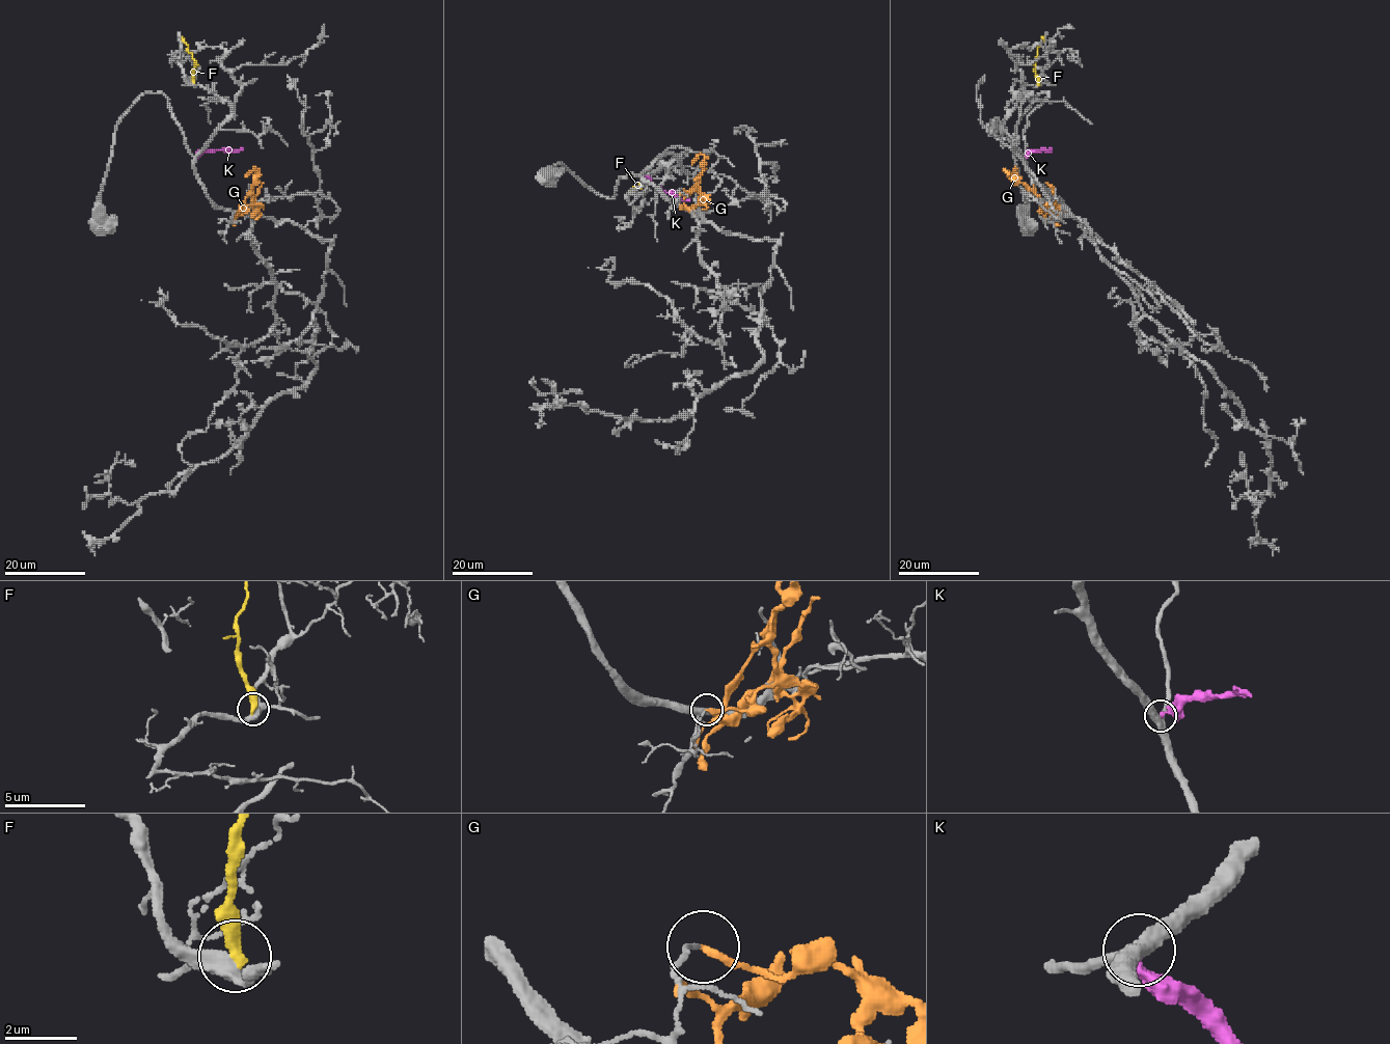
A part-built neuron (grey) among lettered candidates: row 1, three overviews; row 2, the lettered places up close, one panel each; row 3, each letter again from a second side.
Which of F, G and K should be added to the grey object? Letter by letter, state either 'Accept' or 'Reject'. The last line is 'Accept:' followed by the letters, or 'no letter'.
F: Reject
G: Reject
K: Reject
Accept: no letter

